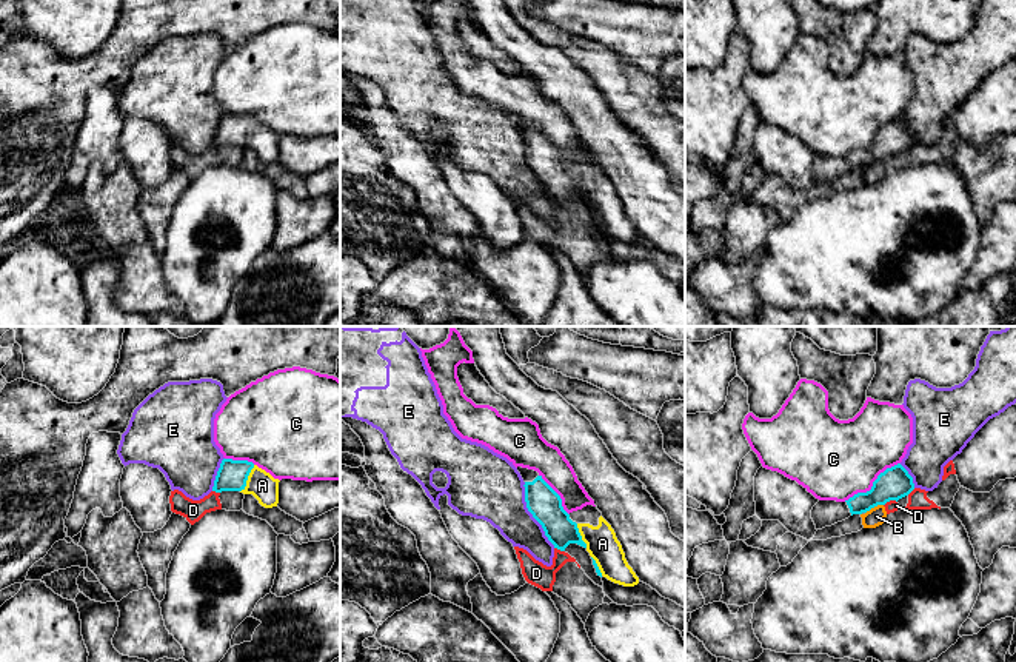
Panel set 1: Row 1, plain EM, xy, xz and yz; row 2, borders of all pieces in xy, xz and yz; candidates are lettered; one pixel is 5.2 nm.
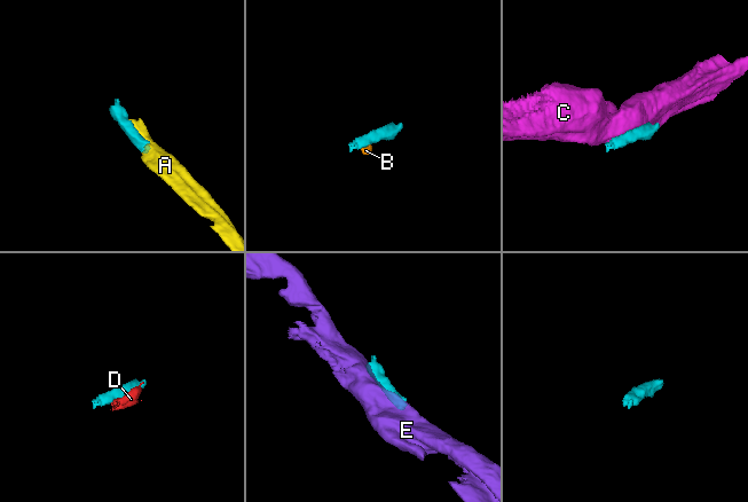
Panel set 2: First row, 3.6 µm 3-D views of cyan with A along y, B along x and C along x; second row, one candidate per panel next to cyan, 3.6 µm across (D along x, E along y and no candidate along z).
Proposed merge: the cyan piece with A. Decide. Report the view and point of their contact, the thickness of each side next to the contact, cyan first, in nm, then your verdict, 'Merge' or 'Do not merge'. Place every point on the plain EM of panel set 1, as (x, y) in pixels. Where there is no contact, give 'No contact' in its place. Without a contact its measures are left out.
Touches cyan at xy (247, 134). Thickness 160 nm (cyan) against 150 nm. Merge

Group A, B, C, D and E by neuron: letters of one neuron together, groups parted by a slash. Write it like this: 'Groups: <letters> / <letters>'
Groups: A / B D / C / E

